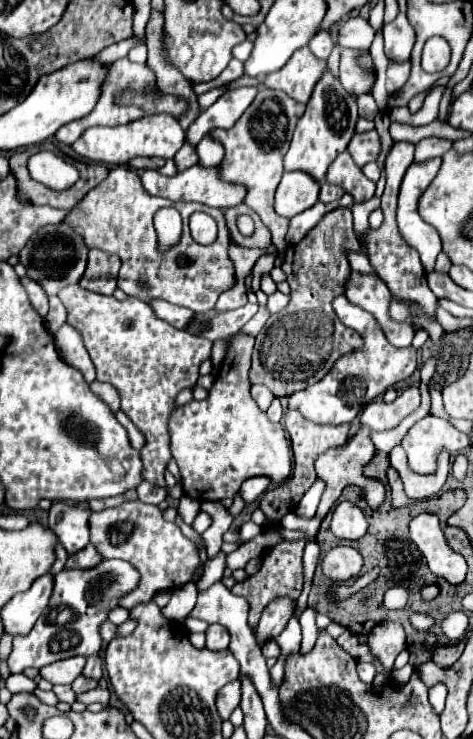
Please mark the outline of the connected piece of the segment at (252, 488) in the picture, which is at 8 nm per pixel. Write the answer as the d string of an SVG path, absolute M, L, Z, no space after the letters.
M253 476L253 478L243 482L241 496L249 504L253 500L259 500L265 494L265 490L269 490L269 488L271 488L271 478L267 478L267 476Z

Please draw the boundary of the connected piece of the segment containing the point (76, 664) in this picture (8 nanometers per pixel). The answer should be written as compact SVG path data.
M73 656L73 658L65 658L61 662L53 662L49 666L43 666L39 670L41 678L49 680L51 684L71 684L83 670L85 666L85 658L83 656Z

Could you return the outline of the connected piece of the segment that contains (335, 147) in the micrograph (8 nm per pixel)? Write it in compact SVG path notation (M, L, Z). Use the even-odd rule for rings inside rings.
M327 68L313 88L305 114L297 122L291 148L285 156L285 170L303 170L311 174L315 180L323 180L325 170L329 168L333 158L337 158L337 154L341 154L347 148L349 138L355 134L357 118L359 116L355 98L341 86L339 78L335 78Z

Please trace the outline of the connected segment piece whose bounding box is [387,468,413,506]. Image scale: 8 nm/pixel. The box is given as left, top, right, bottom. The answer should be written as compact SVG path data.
M387 468L387 478L389 478L389 486L391 486L391 502L393 506L405 506L405 504L411 504L413 500L405 494L403 490L403 482L397 474L395 468Z

